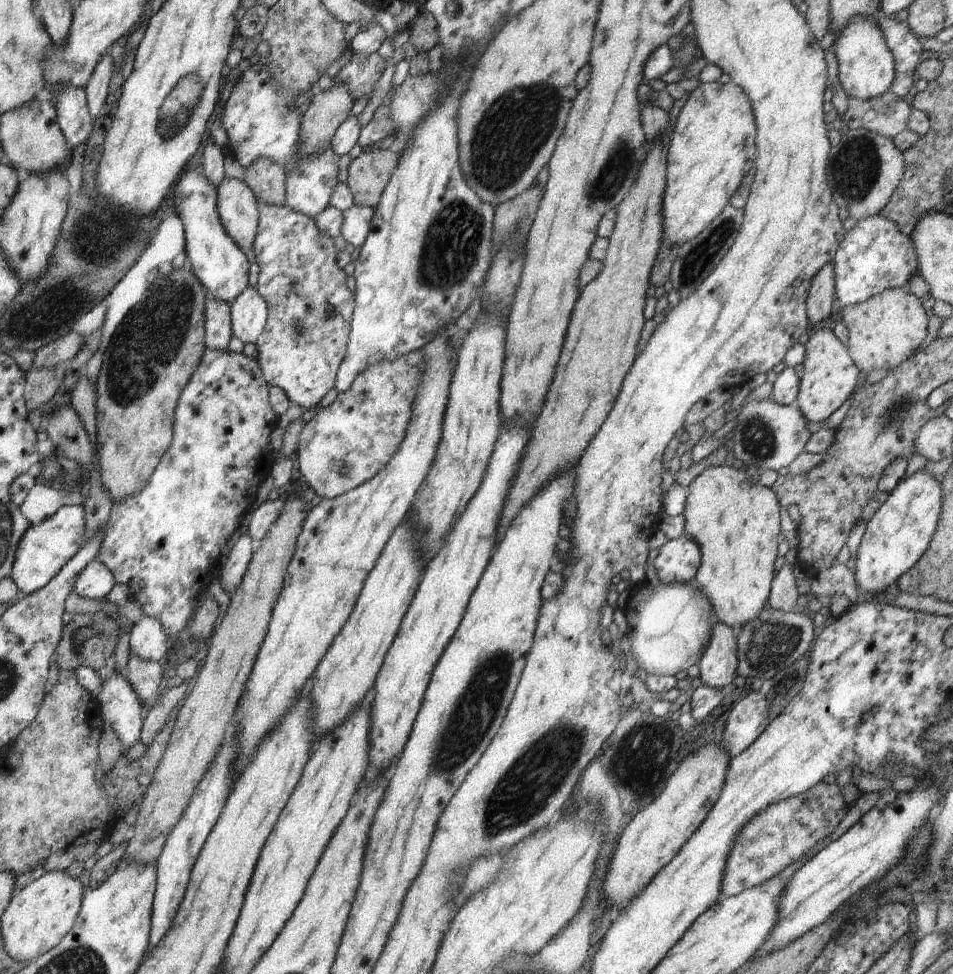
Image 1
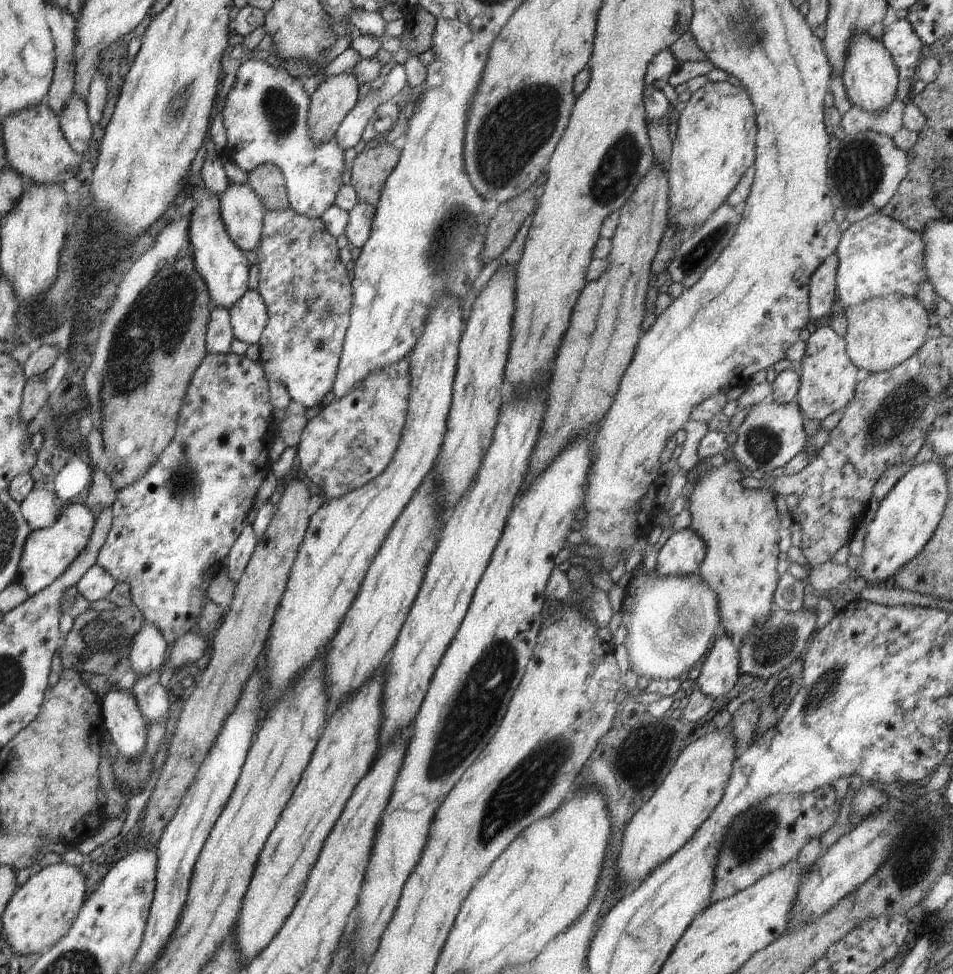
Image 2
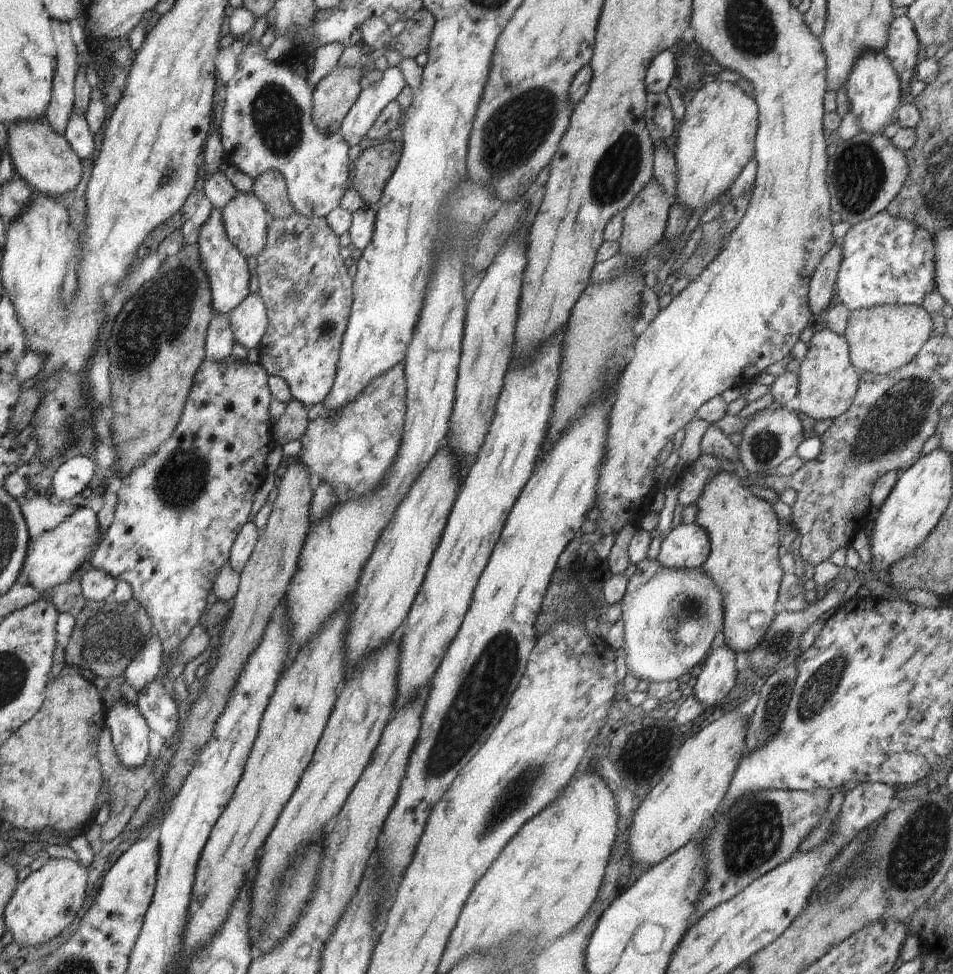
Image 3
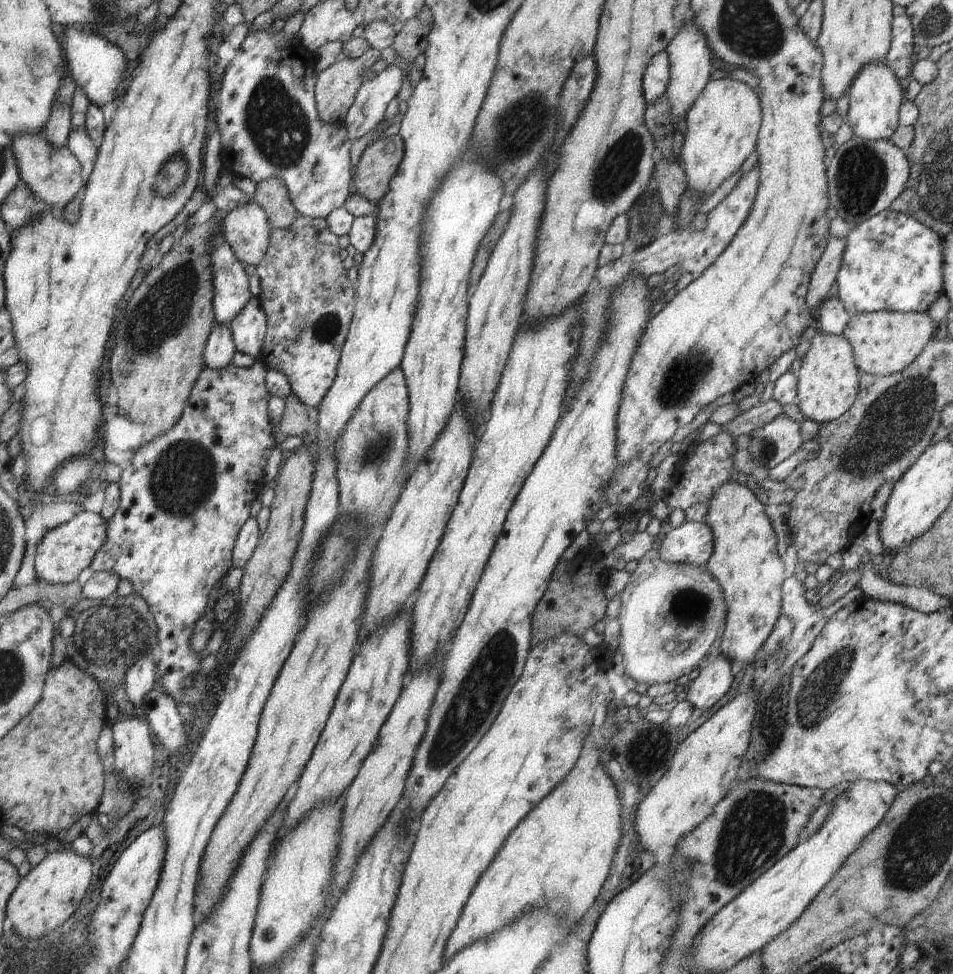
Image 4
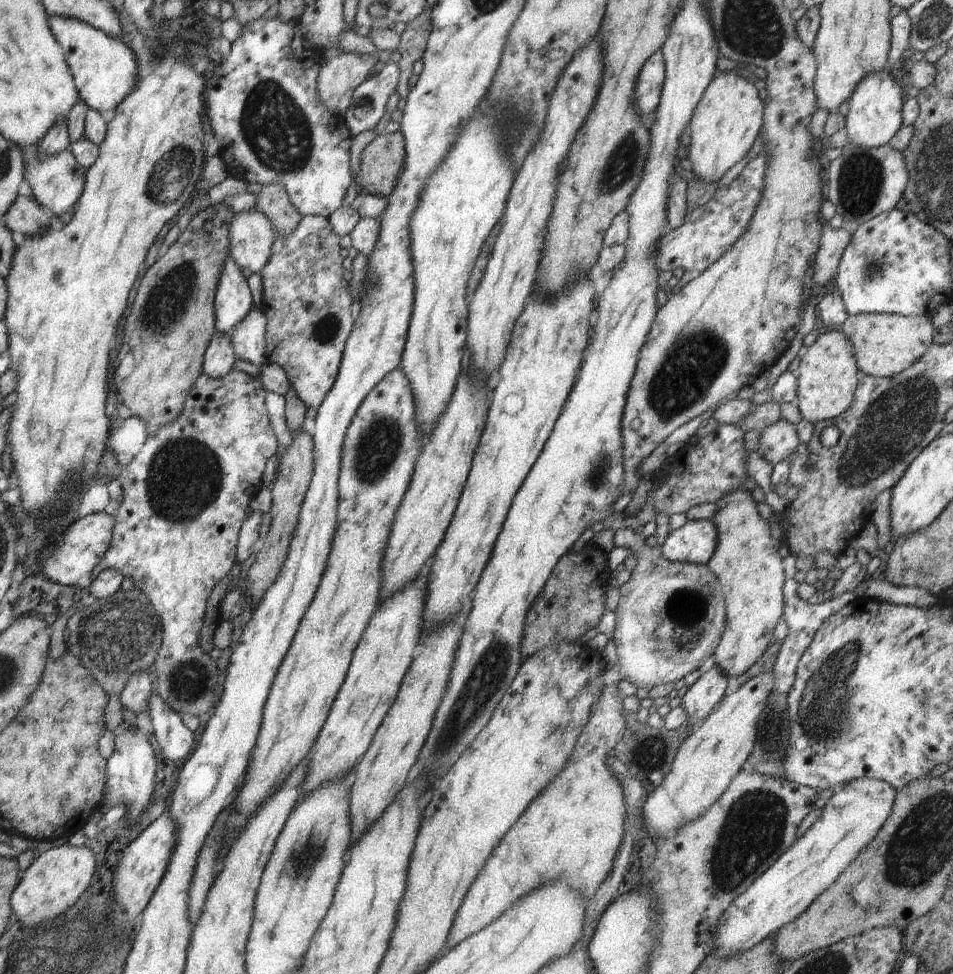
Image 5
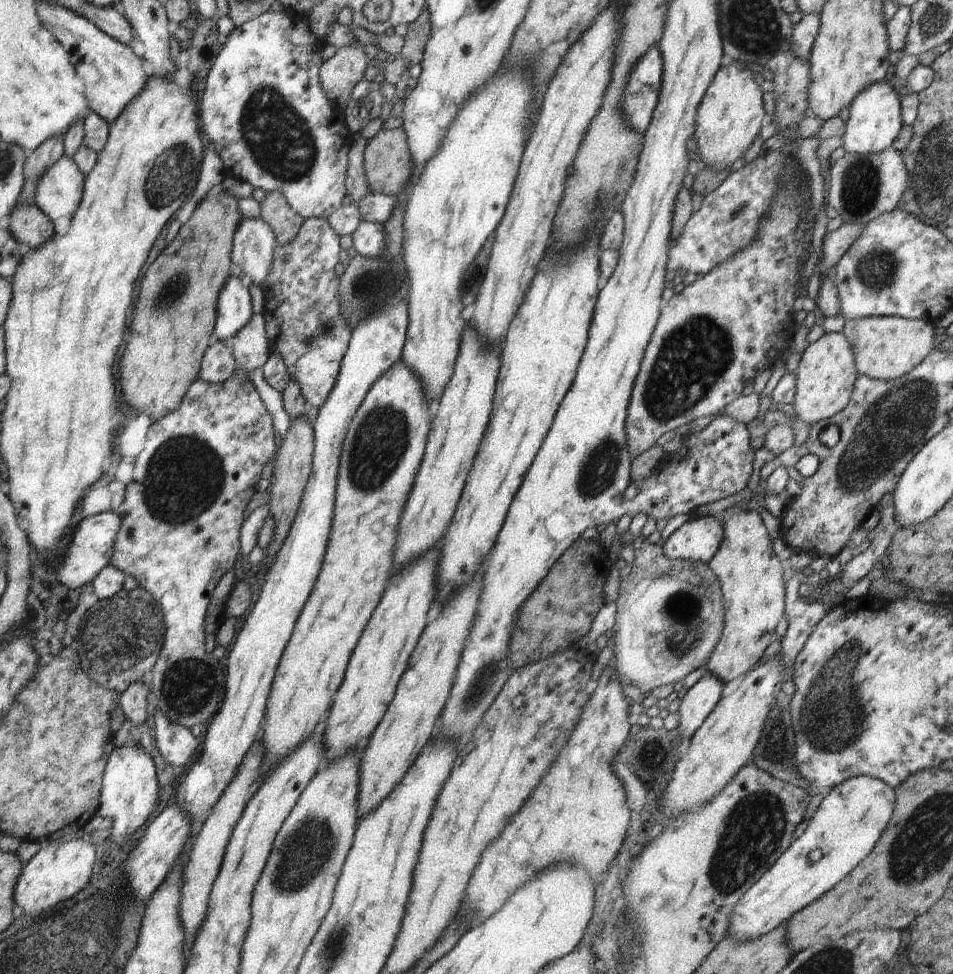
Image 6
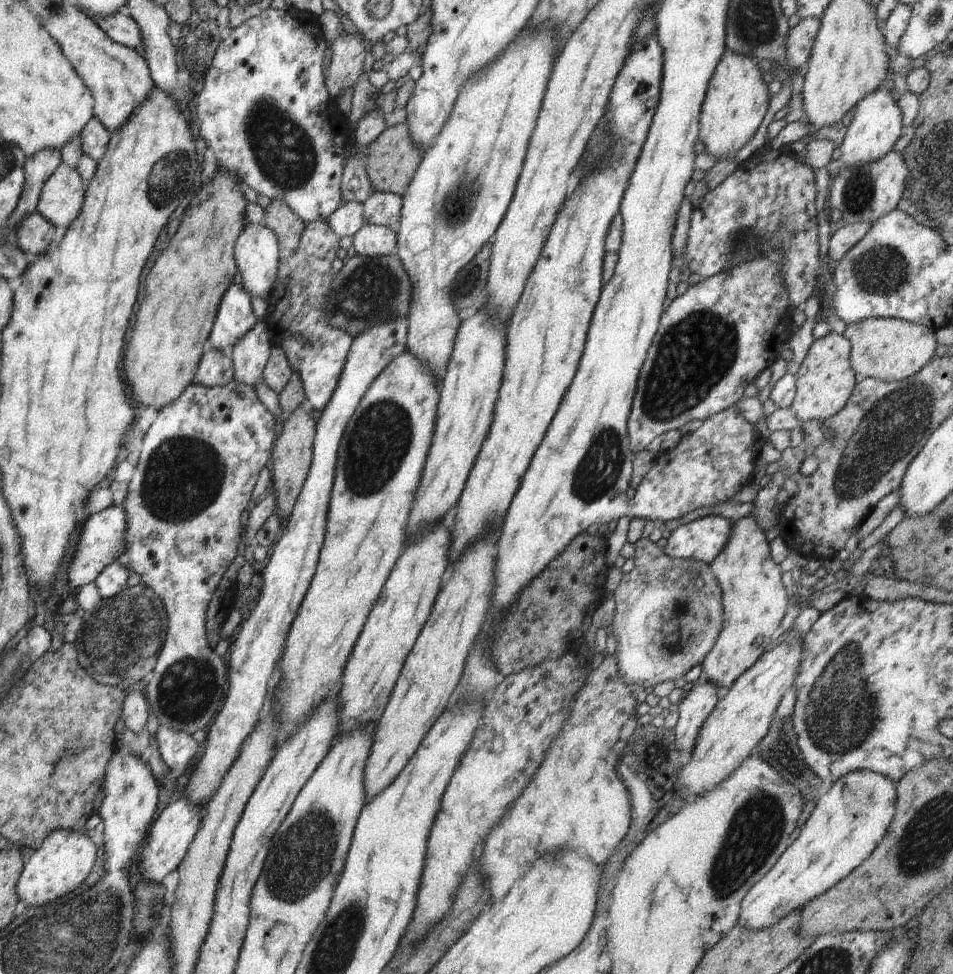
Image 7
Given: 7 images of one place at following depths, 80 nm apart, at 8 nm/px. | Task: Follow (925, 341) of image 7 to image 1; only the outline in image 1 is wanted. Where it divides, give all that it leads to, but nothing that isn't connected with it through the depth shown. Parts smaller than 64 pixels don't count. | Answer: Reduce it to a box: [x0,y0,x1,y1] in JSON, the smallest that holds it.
[840,288,928,373]

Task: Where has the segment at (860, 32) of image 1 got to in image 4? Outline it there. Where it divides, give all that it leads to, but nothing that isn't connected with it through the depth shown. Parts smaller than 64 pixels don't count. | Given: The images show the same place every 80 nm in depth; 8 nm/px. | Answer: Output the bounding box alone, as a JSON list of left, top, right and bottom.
[846,61,906,140]

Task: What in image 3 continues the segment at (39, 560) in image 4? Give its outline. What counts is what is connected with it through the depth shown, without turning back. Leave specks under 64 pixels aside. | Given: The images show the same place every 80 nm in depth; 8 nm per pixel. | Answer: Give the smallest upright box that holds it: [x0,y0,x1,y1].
[22,502,100,591]

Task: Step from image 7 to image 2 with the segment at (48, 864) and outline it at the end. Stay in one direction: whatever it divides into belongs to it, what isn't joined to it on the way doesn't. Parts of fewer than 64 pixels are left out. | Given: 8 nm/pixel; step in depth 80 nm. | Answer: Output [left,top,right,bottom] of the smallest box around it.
[2,862,86,955]

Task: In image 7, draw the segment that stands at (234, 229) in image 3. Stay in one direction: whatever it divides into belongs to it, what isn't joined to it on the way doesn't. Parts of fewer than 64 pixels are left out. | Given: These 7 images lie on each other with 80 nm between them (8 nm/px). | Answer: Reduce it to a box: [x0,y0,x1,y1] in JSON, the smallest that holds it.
[236,223,279,300]

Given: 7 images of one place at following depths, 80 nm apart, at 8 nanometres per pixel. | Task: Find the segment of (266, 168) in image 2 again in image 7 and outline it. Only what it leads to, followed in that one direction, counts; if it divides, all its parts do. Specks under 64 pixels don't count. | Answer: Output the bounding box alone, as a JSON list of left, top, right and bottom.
[265,199,305,251]

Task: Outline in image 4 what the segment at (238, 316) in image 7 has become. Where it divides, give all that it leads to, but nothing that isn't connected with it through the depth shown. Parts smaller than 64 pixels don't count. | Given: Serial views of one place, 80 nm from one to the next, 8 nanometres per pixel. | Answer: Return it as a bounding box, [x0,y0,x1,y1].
[209,233,252,326]

